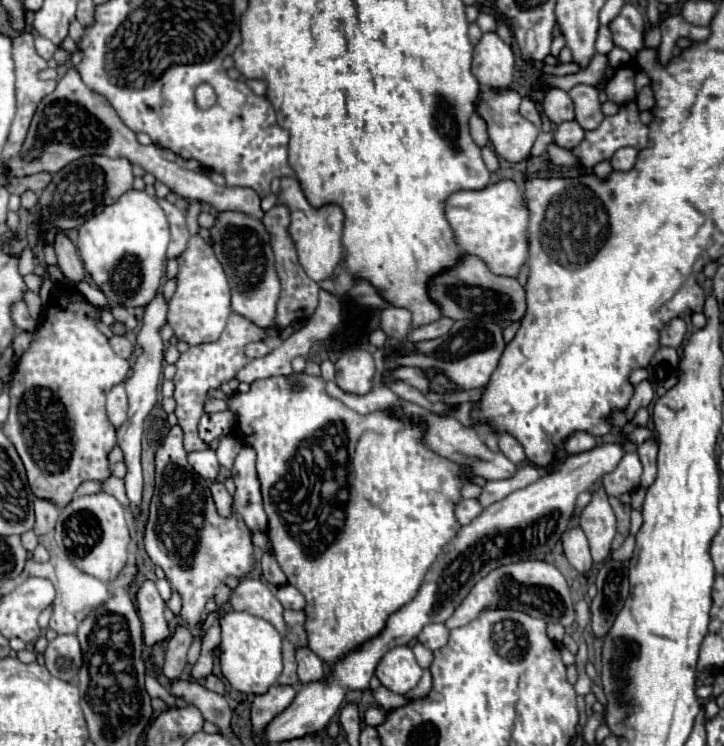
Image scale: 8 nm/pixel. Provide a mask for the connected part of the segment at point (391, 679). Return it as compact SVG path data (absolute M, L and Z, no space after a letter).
M407 645L391 649L375 669L375 675L381 685L401 695L419 683L421 673L423 669L417 665L413 651Z

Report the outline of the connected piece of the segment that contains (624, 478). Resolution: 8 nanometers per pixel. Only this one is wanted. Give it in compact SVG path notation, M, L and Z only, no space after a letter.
M627 451L623 459L619 461L617 469L603 475L603 487L607 495L621 497L623 493L631 493L639 487L639 477L641 477L641 463L635 451Z

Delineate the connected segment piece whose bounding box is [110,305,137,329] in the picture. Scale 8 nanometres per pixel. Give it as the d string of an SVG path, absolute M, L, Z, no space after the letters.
M111 307L110 312L113 313L113 317L115 317L115 321L117 323L123 323L127 329L133 329L135 325L137 325L137 317L129 311L129 309L125 309L125 307Z

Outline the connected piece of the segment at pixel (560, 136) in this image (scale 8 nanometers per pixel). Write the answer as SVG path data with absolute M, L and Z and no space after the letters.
M575 119L557 125L555 143L561 145L561 147L565 147L565 149L577 147L583 141L583 137L585 137L585 131L583 131L583 127L579 127L579 123Z

